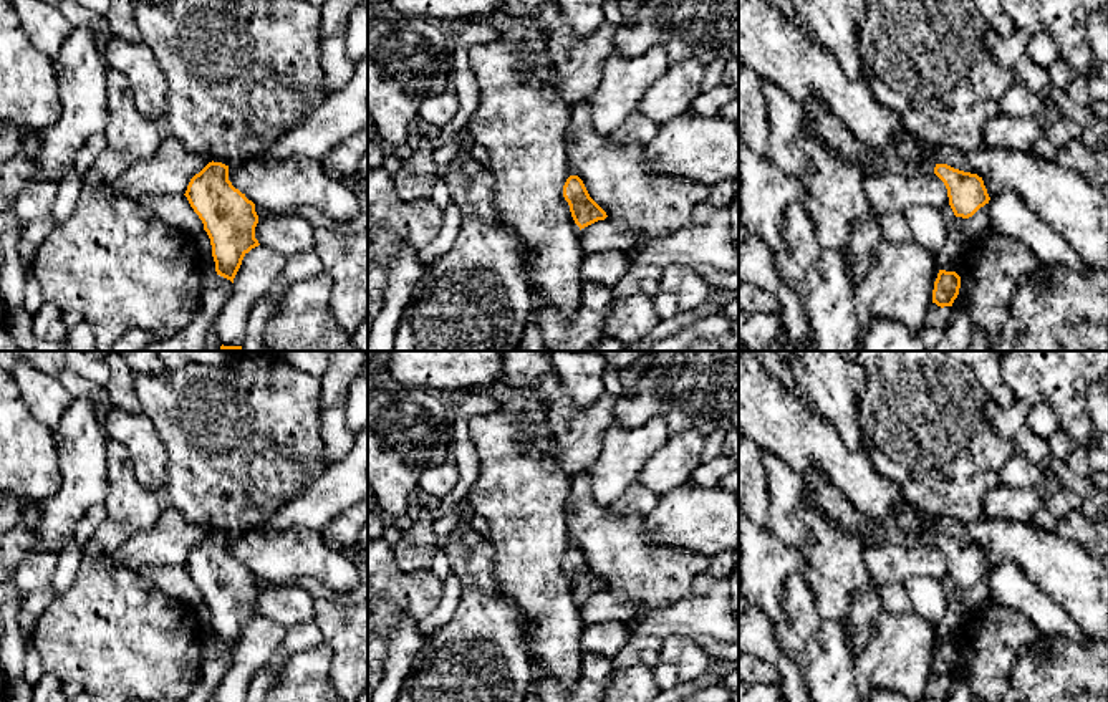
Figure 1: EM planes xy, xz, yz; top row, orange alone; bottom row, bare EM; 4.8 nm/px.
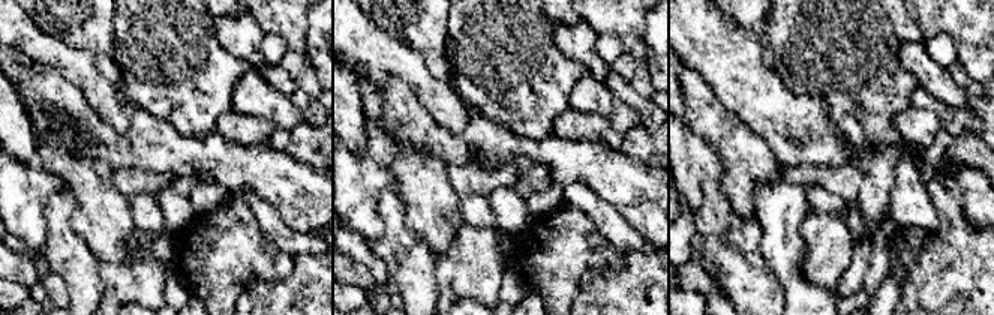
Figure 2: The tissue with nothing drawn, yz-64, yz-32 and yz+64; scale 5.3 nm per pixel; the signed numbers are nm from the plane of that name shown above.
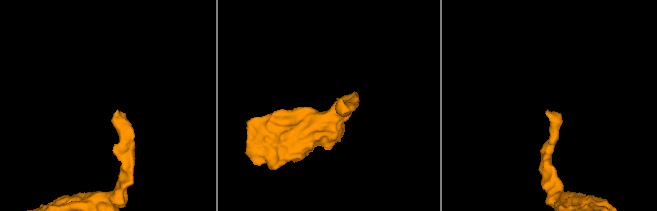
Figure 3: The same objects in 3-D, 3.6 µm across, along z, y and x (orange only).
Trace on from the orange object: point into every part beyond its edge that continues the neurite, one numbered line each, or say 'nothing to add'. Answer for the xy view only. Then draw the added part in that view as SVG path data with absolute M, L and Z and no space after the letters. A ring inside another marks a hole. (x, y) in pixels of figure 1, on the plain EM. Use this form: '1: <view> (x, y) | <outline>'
1: xy (244, 439) | M237 351L229 366L190 364L179 369L166 368L162 373L136 373L134 391L167 449L164 490L171 507L214 533L234 536L262 523L301 495L328 467L320 435L321 382L293 368L277 351Z

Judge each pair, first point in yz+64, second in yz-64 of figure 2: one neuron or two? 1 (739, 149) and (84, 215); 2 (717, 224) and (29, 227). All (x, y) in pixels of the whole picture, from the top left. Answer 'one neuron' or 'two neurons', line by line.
1: one neuron
2: two neurons

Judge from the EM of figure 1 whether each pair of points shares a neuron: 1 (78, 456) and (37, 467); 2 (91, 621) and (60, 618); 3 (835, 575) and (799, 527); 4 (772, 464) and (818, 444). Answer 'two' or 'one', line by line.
1: two
2: one
3: one
4: two

